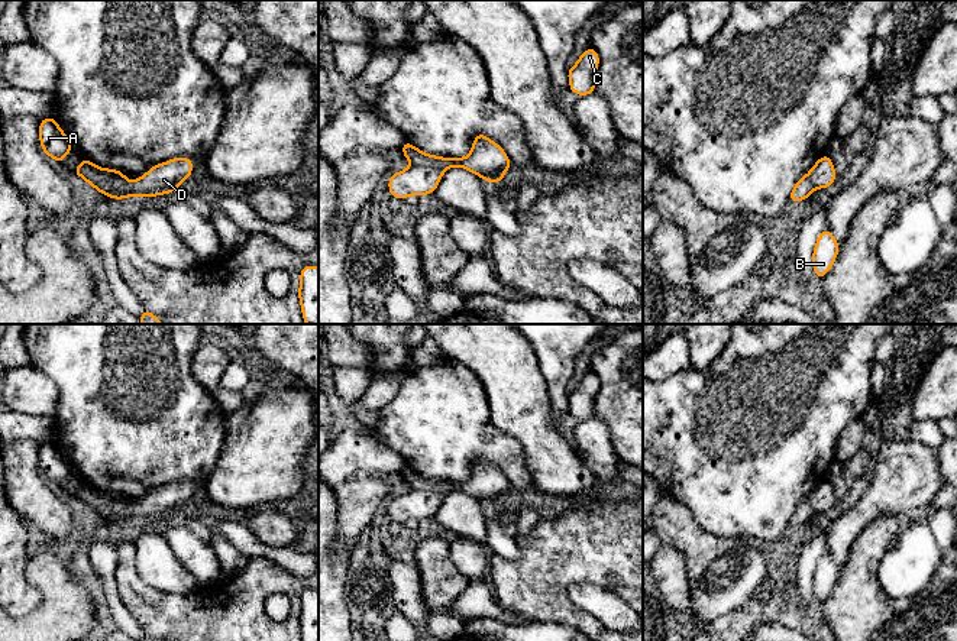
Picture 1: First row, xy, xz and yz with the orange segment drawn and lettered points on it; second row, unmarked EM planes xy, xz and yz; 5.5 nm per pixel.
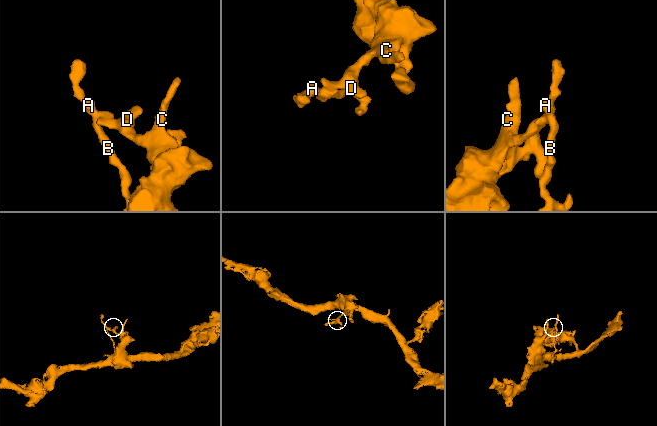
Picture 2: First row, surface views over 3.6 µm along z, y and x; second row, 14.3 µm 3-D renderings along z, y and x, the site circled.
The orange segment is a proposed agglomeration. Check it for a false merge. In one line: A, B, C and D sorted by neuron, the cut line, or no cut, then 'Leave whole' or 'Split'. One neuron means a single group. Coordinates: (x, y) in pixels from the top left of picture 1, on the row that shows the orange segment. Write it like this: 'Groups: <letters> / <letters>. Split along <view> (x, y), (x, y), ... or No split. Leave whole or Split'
Groups: A B / C D. Split along xz (411, 164), (445, 170). Split

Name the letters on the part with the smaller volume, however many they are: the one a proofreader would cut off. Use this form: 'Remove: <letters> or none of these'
Remove: A, B

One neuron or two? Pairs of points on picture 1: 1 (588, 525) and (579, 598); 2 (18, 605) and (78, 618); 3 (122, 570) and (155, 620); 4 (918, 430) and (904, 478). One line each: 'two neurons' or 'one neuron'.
1: two neurons
2: two neurons
3: one neuron
4: two neurons

